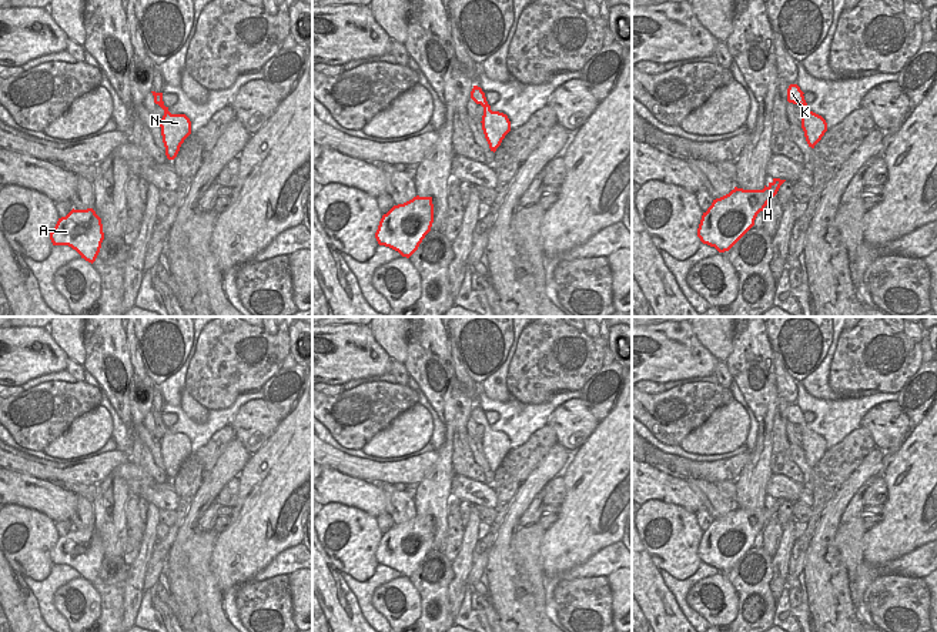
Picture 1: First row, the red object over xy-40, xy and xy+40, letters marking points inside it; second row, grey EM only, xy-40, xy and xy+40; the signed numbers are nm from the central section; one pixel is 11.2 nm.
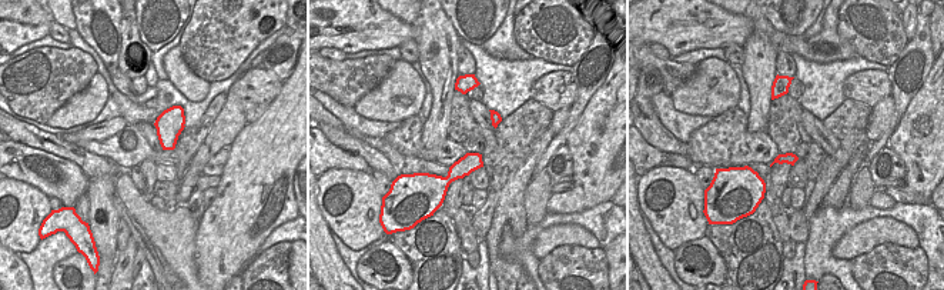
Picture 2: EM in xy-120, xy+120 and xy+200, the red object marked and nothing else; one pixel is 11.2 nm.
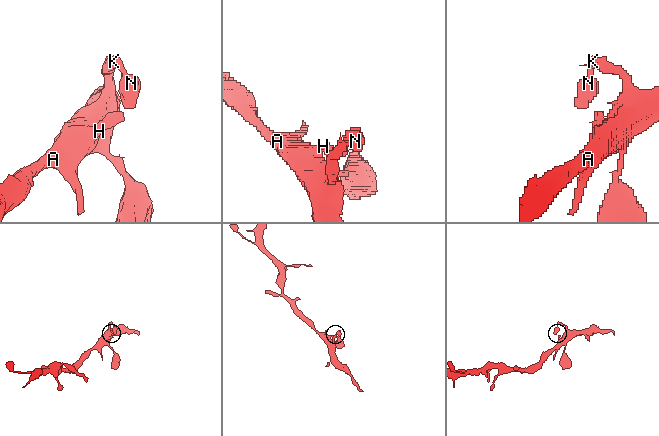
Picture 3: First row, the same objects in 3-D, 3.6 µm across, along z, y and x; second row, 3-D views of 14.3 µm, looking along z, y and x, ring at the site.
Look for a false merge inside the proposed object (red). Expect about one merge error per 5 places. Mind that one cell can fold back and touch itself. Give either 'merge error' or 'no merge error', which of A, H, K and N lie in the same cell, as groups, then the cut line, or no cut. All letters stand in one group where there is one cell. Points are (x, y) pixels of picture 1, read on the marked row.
no merge error; groups A H K N; cut none

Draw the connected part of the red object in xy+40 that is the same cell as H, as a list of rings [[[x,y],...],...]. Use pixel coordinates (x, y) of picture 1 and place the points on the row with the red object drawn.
[[[773,178],[763,190],[734,187],[729,194],[713,200],[697,228],[700,241],[719,253],[729,251],[754,225],[757,214],[764,211],[784,181]]]

